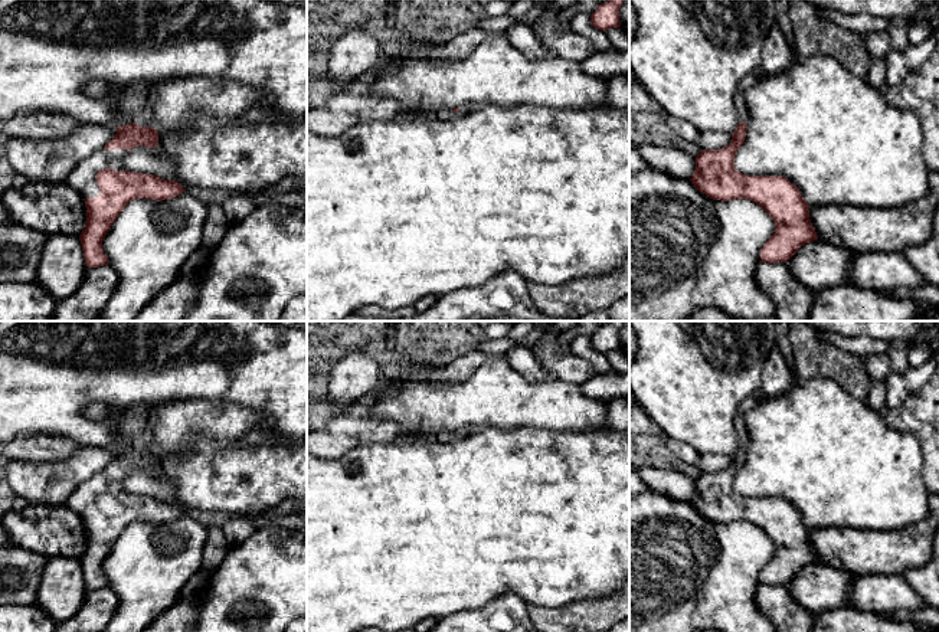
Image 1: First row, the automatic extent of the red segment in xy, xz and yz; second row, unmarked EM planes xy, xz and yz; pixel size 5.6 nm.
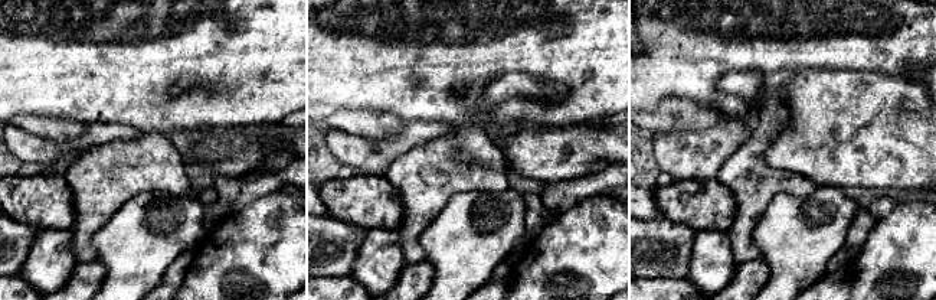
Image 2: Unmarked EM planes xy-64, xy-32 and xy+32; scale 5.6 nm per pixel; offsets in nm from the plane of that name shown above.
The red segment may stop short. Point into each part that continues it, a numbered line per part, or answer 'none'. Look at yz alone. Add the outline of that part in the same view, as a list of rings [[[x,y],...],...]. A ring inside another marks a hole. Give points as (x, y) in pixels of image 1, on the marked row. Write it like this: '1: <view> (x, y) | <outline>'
1: yz (751, 79) | [[[759,69],[756,72],[749,73],[739,82],[737,91],[734,94],[734,105],[737,108],[737,121],[739,122],[743,122],[746,125],[749,124],[749,111],[746,107],[746,91],[750,86],[753,86],[756,82],[763,79],[765,76],[768,75]]]

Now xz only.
1: xz (444, 114) | [[[464,104],[459,107],[459,111],[455,112],[454,109],[441,109],[432,114],[433,118],[441,121],[449,121],[452,118],[464,117],[472,111],[480,109],[482,105],[480,104]]]

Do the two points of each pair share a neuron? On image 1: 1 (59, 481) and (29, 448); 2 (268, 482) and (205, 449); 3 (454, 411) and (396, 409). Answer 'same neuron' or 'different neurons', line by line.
1: different neurons
2: same neuron
3: same neuron

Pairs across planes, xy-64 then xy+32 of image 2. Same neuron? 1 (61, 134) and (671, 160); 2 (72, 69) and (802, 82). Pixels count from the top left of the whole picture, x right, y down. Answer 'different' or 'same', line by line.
1: different
2: different

